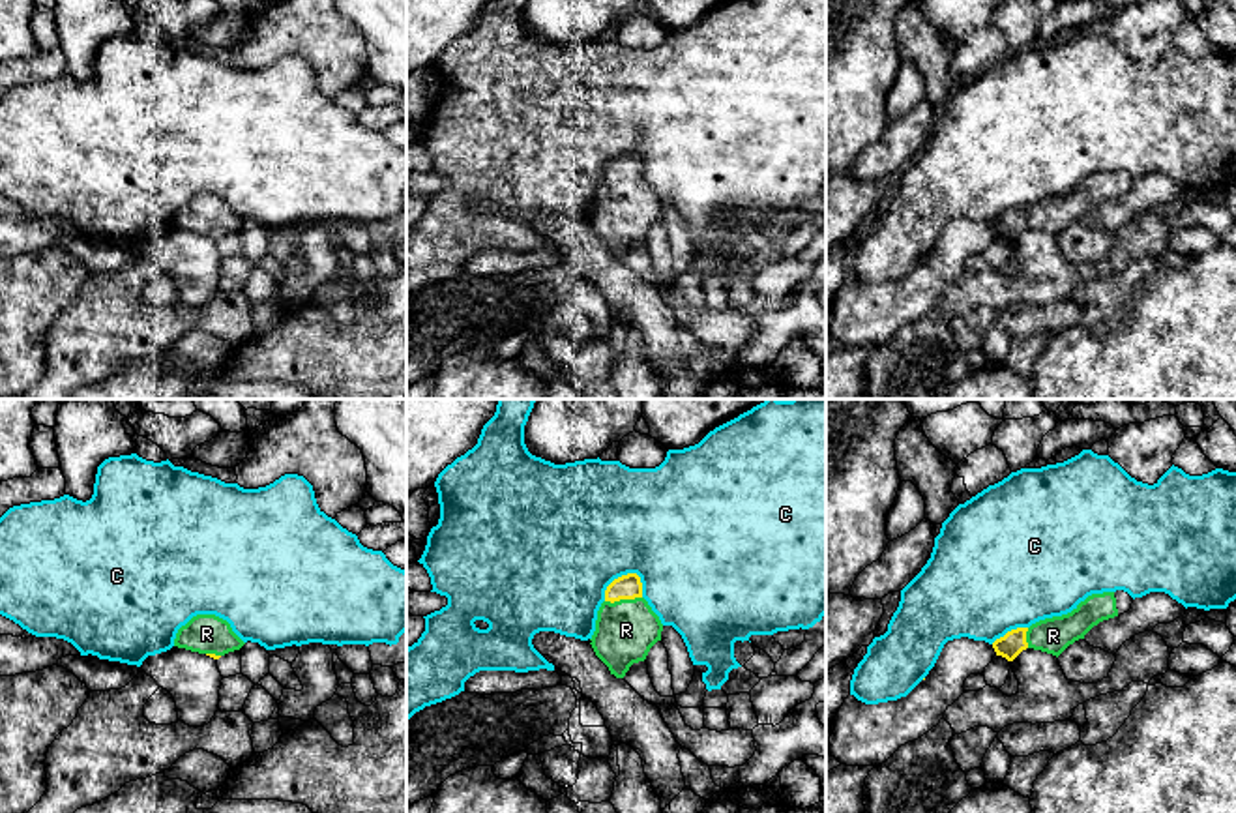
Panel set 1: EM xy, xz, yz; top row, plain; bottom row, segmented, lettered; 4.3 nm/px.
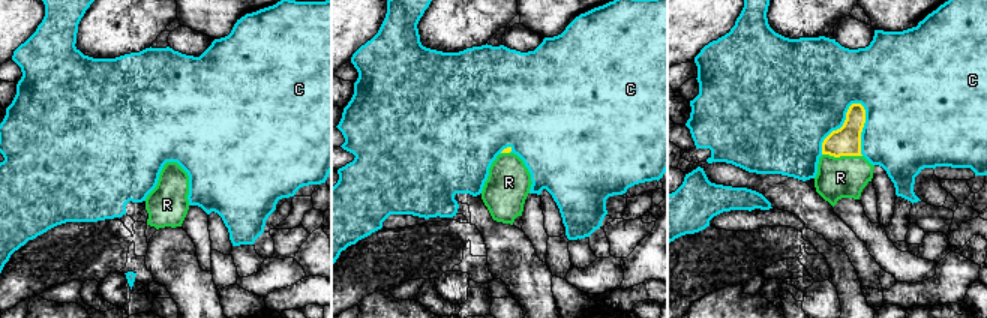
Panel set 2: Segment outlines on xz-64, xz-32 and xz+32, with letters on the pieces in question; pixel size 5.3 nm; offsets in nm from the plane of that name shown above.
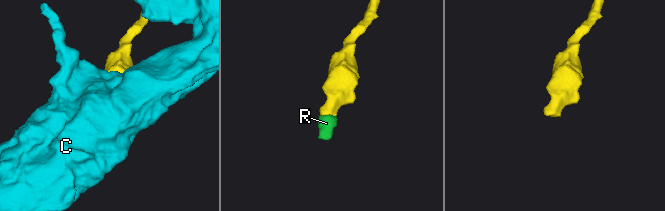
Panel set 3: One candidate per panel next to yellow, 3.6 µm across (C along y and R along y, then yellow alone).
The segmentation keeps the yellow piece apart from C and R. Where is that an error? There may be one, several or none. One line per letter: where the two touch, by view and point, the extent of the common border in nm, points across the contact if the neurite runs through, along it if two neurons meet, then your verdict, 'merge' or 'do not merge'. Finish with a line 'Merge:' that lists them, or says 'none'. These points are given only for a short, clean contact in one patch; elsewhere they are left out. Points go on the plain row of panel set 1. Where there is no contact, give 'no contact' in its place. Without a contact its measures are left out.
C: meets yellow in xz at (618, 158); contact 190 nm long; do not merge
R: meets yellow in xz at (622, 178); contact 160 nm long; runs through xz (628, 167), (622, 178), (626, 210); merge
Merge: R

